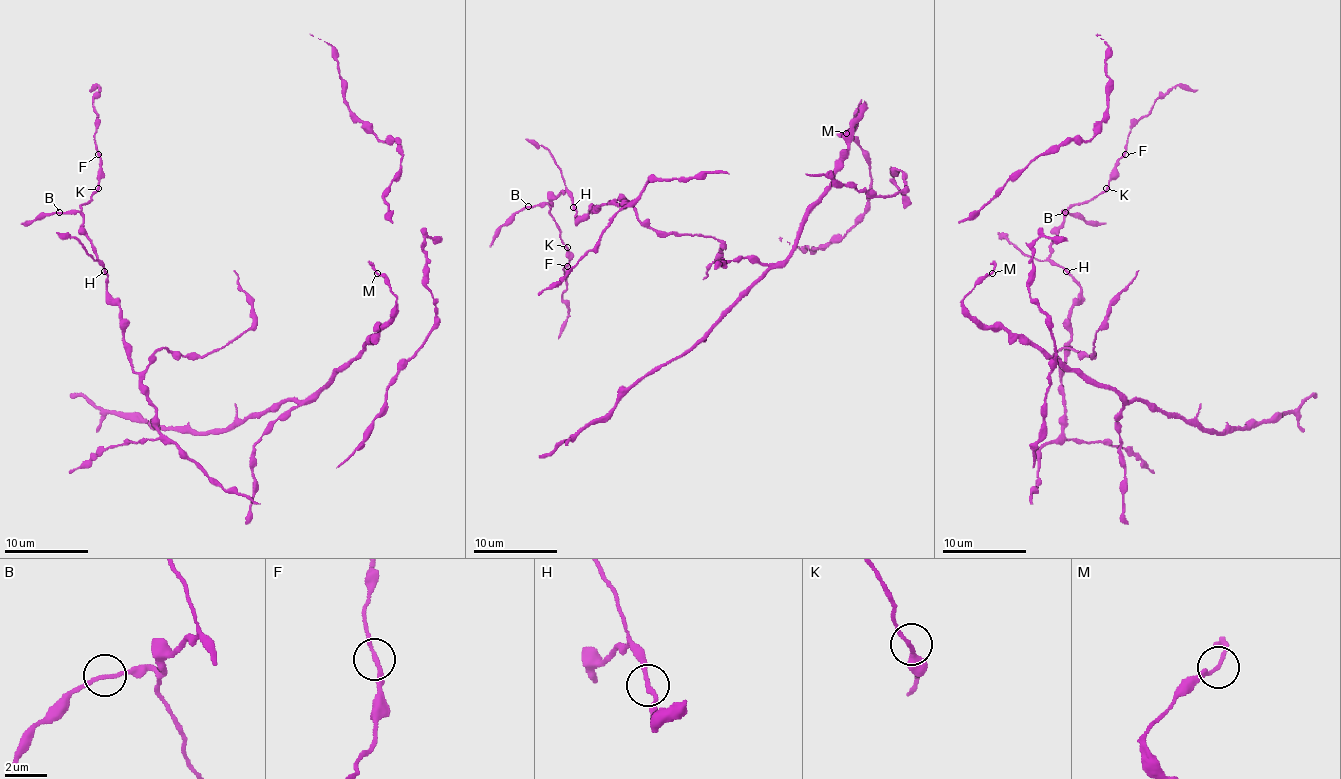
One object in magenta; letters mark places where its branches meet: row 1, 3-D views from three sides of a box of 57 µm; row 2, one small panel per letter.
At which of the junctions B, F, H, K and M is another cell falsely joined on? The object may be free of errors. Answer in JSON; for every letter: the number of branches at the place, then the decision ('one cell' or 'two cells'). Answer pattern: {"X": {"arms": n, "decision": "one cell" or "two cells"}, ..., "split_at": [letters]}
{"B": {"arms": 2, "decision": "one cell"}, "F": {"arms": 2, "decision": "one cell"}, "H": {"arms": 2, "decision": "one cell"}, "K": {"arms": 2, "decision": "one cell"}, "M": {"arms": 2, "decision": "one cell"}, "split_at": []}

